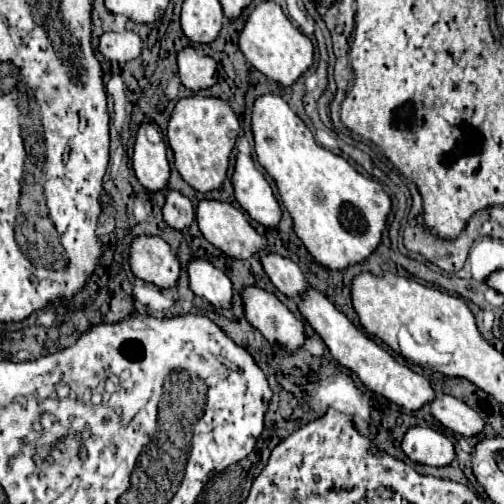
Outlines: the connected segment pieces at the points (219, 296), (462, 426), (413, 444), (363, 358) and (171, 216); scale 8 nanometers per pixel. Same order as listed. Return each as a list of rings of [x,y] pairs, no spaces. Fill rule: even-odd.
[[[190,258],[188,280],[196,296],[206,298],[212,306],[228,308],[232,302],[232,282],[206,258]]]
[[[438,396],[432,404],[432,416],[442,422],[452,432],[458,432],[462,436],[478,436],[484,428],[484,420],[476,410],[472,410],[468,404],[454,396]]]
[[[422,426],[408,428],[402,440],[402,450],[410,460],[428,466],[448,466],[456,456],[454,446],[446,436]]]
[[[308,286],[306,292],[300,296],[298,308],[300,308],[300,314],[306,318],[306,322],[314,328],[314,332],[324,340],[332,358],[338,360],[344,368],[352,370],[370,392],[380,394],[386,400],[390,400],[406,410],[420,410],[424,404],[430,404],[432,398],[436,398],[428,378],[424,378],[424,376],[412,372],[408,366],[396,362],[384,348],[380,348],[372,338],[362,334],[340,310],[336,310],[336,306],[322,292]]]
[[[166,190],[166,200],[164,200],[164,206],[162,206],[162,216],[164,216],[164,222],[176,230],[184,230],[192,224],[194,220],[194,208],[192,208],[192,202],[182,196],[180,192],[176,190]]]

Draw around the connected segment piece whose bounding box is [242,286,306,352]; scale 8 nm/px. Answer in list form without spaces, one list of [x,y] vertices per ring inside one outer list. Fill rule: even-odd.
[[[244,286],[242,306],[246,320],[258,328],[270,344],[280,344],[288,352],[304,344],[304,324],[274,294],[258,286]]]

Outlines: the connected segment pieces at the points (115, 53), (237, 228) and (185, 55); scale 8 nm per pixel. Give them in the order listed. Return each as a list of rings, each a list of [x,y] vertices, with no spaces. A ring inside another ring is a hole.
[[[104,32],[100,36],[98,50],[106,60],[128,62],[140,56],[142,40],[134,32]]]
[[[200,200],[198,208],[196,208],[196,222],[198,228],[202,232],[202,236],[214,244],[216,248],[220,248],[224,254],[232,256],[232,258],[250,258],[254,252],[266,248],[266,238],[260,236],[244,218],[242,210],[234,208],[228,202],[218,202],[218,200]]]
[[[186,46],[178,52],[178,76],[192,92],[210,88],[216,84],[216,62],[210,56],[200,56],[196,48]]]

